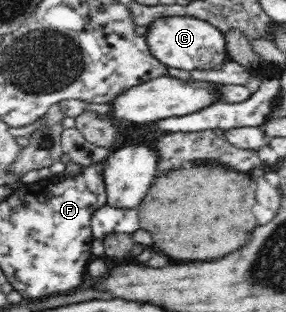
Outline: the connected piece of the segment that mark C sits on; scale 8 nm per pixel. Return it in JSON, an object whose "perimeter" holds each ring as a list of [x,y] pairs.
{"perimeter":[[[168,16],[159,17],[150,22],[144,35],[150,53],[167,67],[192,71],[192,69],[210,69],[223,64],[227,52],[222,31],[195,17]]]}

